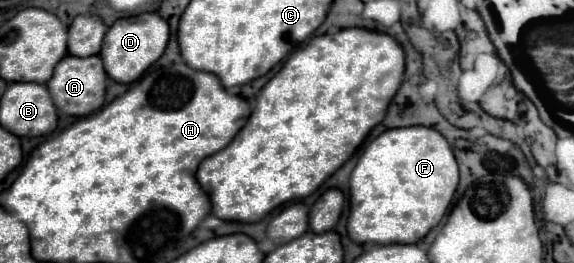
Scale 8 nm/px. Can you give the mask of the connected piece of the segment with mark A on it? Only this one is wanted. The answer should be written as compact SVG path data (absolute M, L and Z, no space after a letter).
M65 56L53 72L53 78L47 82L47 88L51 92L51 98L57 106L57 110L69 114L69 116L89 116L97 112L105 102L105 88L107 88L107 74L101 66L99 56L89 58L77 58L77 56Z

